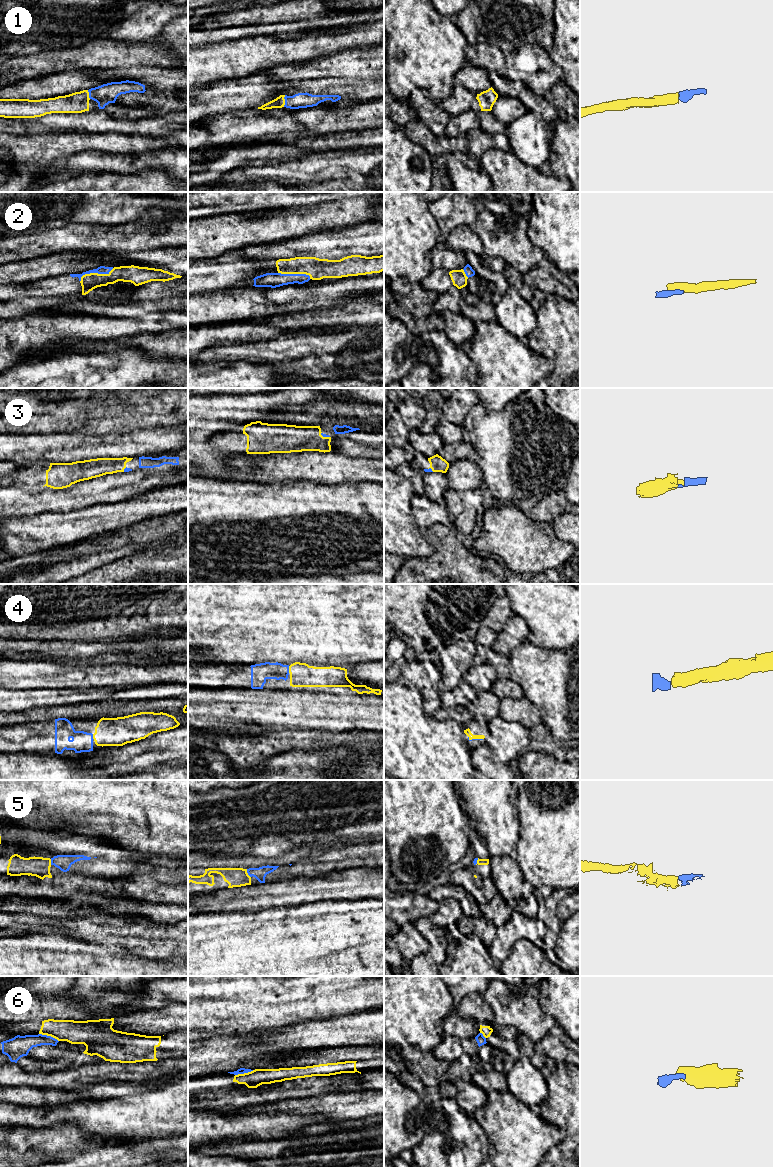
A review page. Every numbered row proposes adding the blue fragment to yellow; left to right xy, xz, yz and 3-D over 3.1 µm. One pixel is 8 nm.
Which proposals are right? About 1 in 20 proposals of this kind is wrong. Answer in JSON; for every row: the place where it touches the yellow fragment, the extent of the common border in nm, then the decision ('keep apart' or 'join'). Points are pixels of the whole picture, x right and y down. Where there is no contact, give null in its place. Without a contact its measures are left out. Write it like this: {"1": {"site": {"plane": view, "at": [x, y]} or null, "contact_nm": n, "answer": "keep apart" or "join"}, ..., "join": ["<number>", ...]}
{"1": {"site": {"plane": "xz", "at": [284, 101]}, "contact_nm": 100, "answer": "join"}, "2": {"site": {"plane": "xy", "at": [95, 273]}, "contact_nm": 300, "answer": "join"}, "3": {"site": {"plane": "xz", "at": [325, 437]}, "contact_nm": 90, "answer": "join"}, "4": {"site": {"plane": "xz", "at": [289, 669]}, "contact_nm": 60, "answer": "join"}, "5": {"site": {"plane": "xz", "at": [247, 873]}, "contact_nm": 80, "answer": "join"}, "6": {"site": {"plane": "xy", "at": [49, 1035]}, "contact_nm": 170, "answer": "keep apart"}, "join": ["1", "2", "3", "4", "5"]}

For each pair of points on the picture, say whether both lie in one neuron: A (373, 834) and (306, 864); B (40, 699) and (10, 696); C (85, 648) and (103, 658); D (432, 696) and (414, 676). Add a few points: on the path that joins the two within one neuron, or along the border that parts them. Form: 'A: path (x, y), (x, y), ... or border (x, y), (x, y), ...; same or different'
A: border (373, 842), (349, 845); different
B: path (33, 699), (17, 699); same
C: border (120, 649), (100, 652), (94, 664); different
D: path (428, 691), (419, 680); same

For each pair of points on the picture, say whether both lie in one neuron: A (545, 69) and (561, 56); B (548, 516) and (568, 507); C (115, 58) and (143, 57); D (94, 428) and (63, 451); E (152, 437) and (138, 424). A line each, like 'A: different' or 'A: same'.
A: different
B: same
C: same
D: different
E: different

